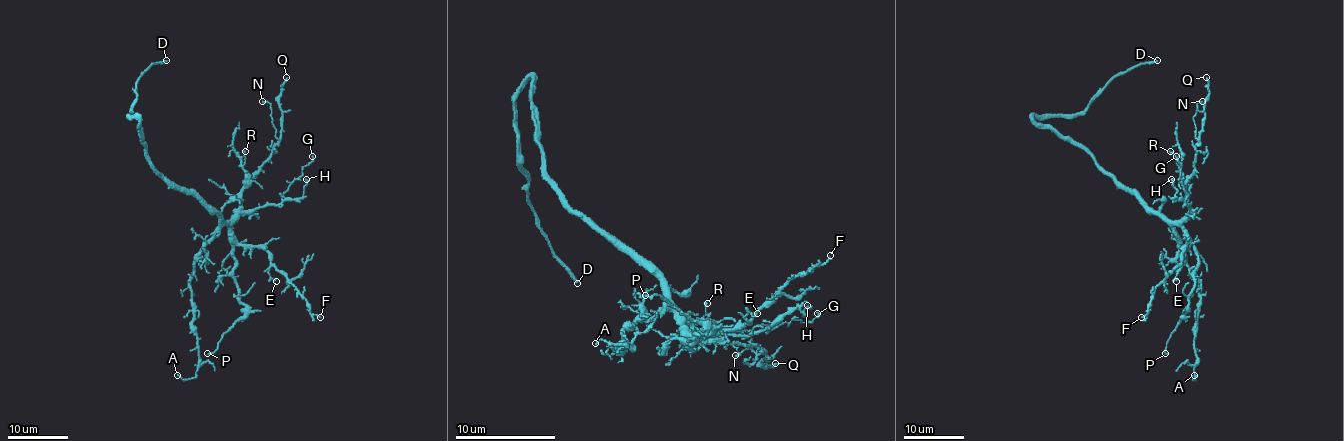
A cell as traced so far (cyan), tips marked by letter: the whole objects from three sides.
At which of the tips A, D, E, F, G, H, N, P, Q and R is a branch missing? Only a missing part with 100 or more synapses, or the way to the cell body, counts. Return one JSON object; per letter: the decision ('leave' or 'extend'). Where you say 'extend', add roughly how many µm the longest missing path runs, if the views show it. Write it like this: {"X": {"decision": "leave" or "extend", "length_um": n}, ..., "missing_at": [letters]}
{"A": {"decision": "leave"}, "D": {"decision": "extend", "length_um": 50}, "E": {"decision": "leave"}, "F": {"decision": "leave"}, "G": {"decision": "leave"}, "H": {"decision": "leave"}, "N": {"decision": "leave"}, "P": {"decision": "leave"}, "Q": {"decision": "leave"}, "R": {"decision": "leave"}, "missing_at": ["D"]}

